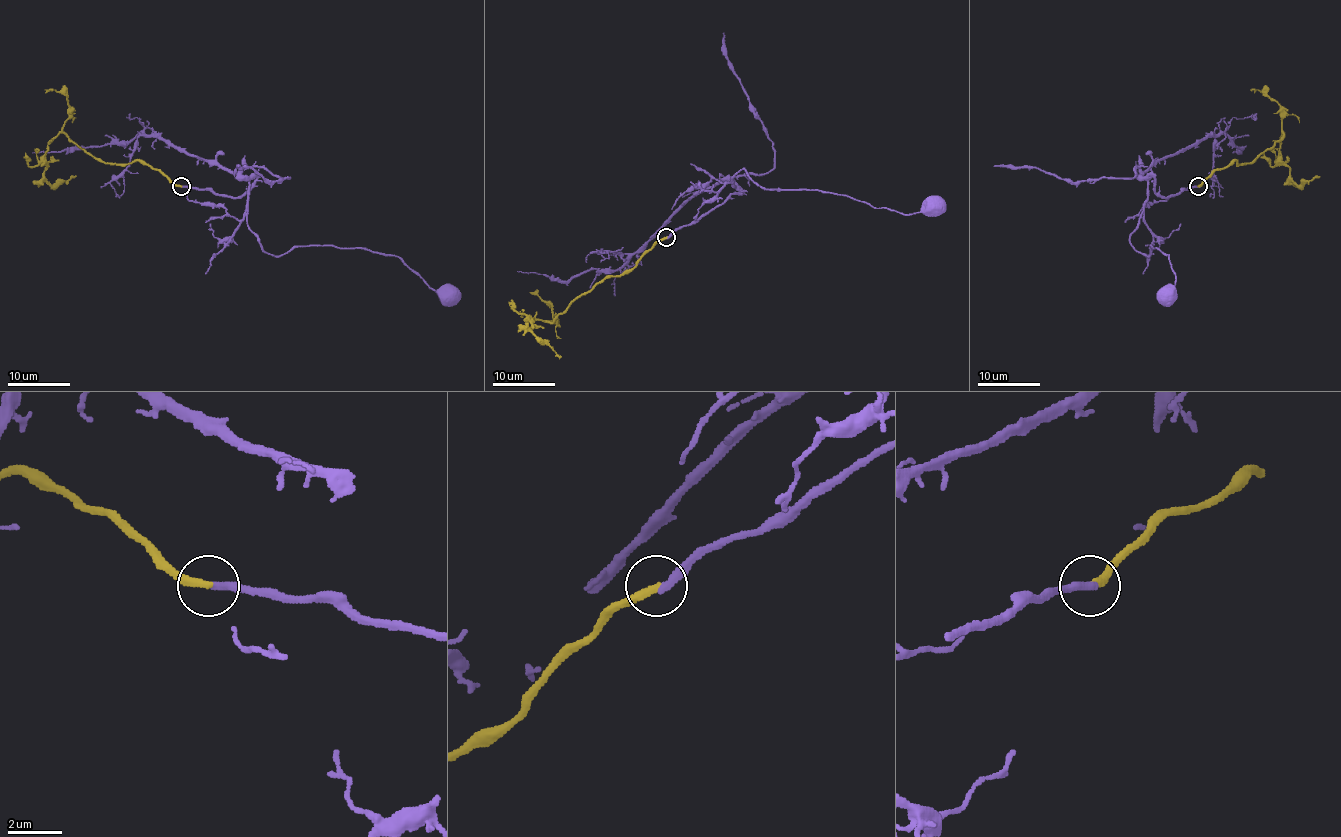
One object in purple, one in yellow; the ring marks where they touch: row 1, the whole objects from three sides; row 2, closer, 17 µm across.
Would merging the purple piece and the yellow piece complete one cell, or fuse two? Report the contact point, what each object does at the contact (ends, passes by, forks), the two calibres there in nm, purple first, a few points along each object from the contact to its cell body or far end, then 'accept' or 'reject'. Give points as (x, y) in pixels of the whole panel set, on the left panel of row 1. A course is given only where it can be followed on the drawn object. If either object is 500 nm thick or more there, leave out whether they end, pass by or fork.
at (181, 186); purple ends there; yellow ends there; 320 nm thick on the purple side, 300 nm on the other; purple runs (181, 187), (240, 197), (254, 177), (247, 226), (265, 252), (364, 247), (396, 255), (441, 297), (449, 294); yellow runs (181, 187), (147, 163), (94, 158), (60, 134), (47, 148), (44, 177), (60, 185), (74, 176); accept

